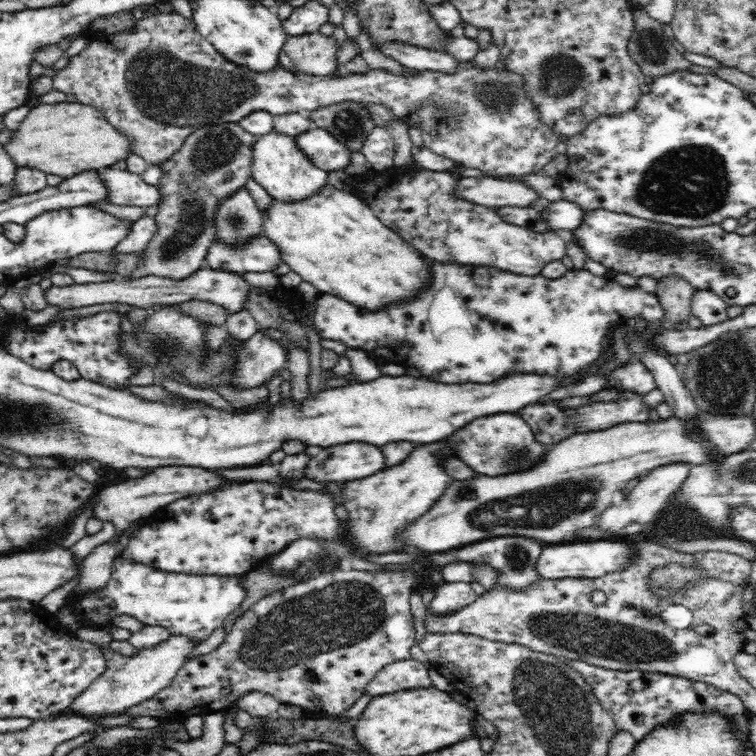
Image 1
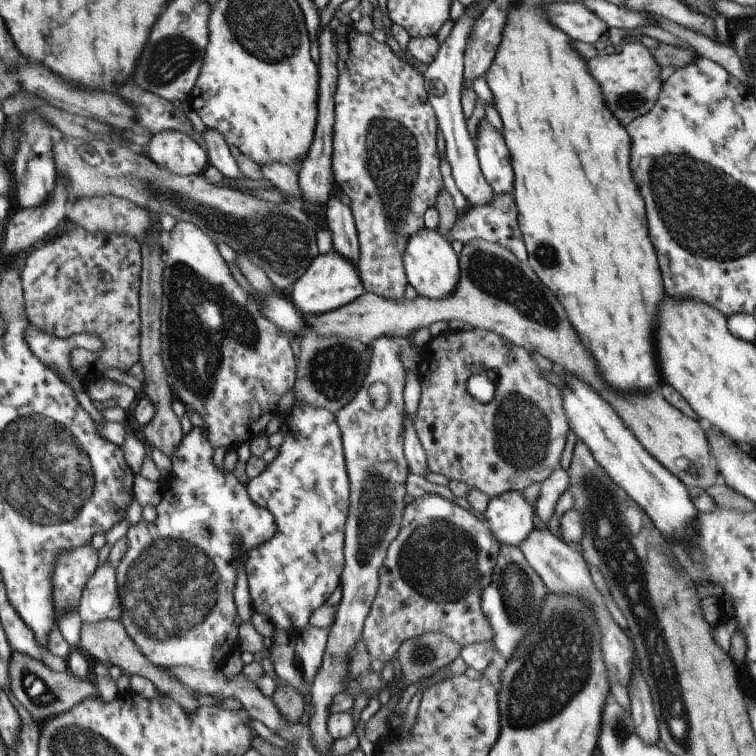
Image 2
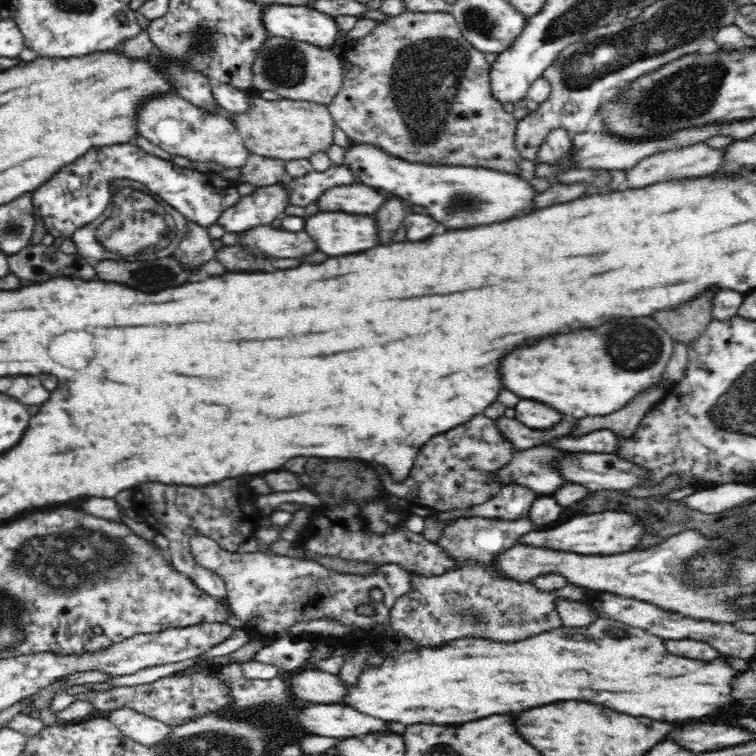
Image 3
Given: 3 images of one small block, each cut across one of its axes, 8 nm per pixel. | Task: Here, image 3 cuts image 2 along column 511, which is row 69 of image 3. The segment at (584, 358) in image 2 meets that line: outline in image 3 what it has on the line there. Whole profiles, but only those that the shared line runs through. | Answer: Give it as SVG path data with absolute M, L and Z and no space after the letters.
M270 37L256 53L252 72L255 74L252 91L272 90L284 99L330 104L341 89L344 68L332 48L322 49L308 42L290 38Z

